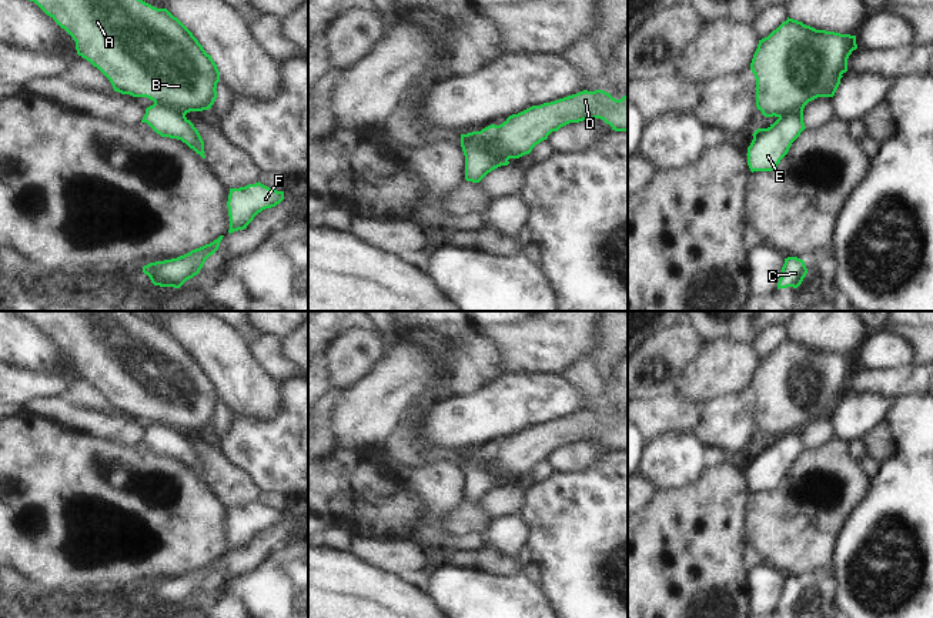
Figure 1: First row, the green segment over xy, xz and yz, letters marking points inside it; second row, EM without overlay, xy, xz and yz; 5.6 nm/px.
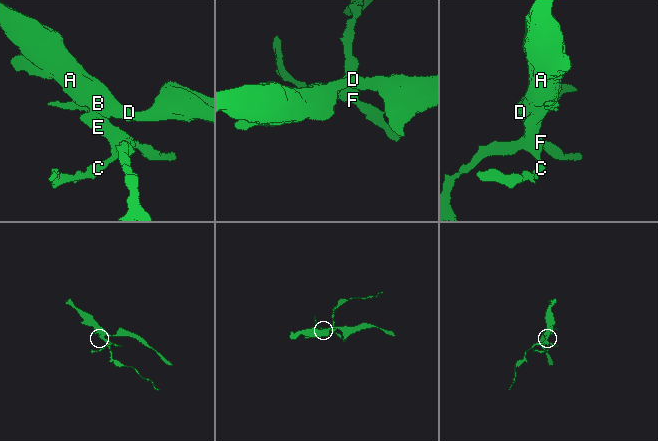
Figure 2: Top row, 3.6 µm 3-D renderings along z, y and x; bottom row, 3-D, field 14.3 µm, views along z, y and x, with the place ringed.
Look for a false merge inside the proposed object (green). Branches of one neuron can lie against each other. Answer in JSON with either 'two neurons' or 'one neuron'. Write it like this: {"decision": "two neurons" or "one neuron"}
{"decision": "two neurons"}

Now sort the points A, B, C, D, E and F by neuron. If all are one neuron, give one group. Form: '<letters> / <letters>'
A B D / C E F

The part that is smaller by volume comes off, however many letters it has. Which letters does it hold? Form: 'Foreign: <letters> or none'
Foreign: C, E, F

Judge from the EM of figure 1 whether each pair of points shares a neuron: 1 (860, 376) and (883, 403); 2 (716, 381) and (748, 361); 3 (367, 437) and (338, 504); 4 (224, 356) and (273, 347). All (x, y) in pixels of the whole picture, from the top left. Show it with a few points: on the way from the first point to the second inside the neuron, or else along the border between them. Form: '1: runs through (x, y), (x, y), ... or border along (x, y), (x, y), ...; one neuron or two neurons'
1: border along (853, 388), (880, 390), (896, 398); two neurons
2: runs through (724, 374), (736, 361), (741, 361); one neuron
3: border along (335, 448), (365, 447), (378, 451); two neurons
4: border along (250, 343), (254, 356), (273, 377); two neurons

